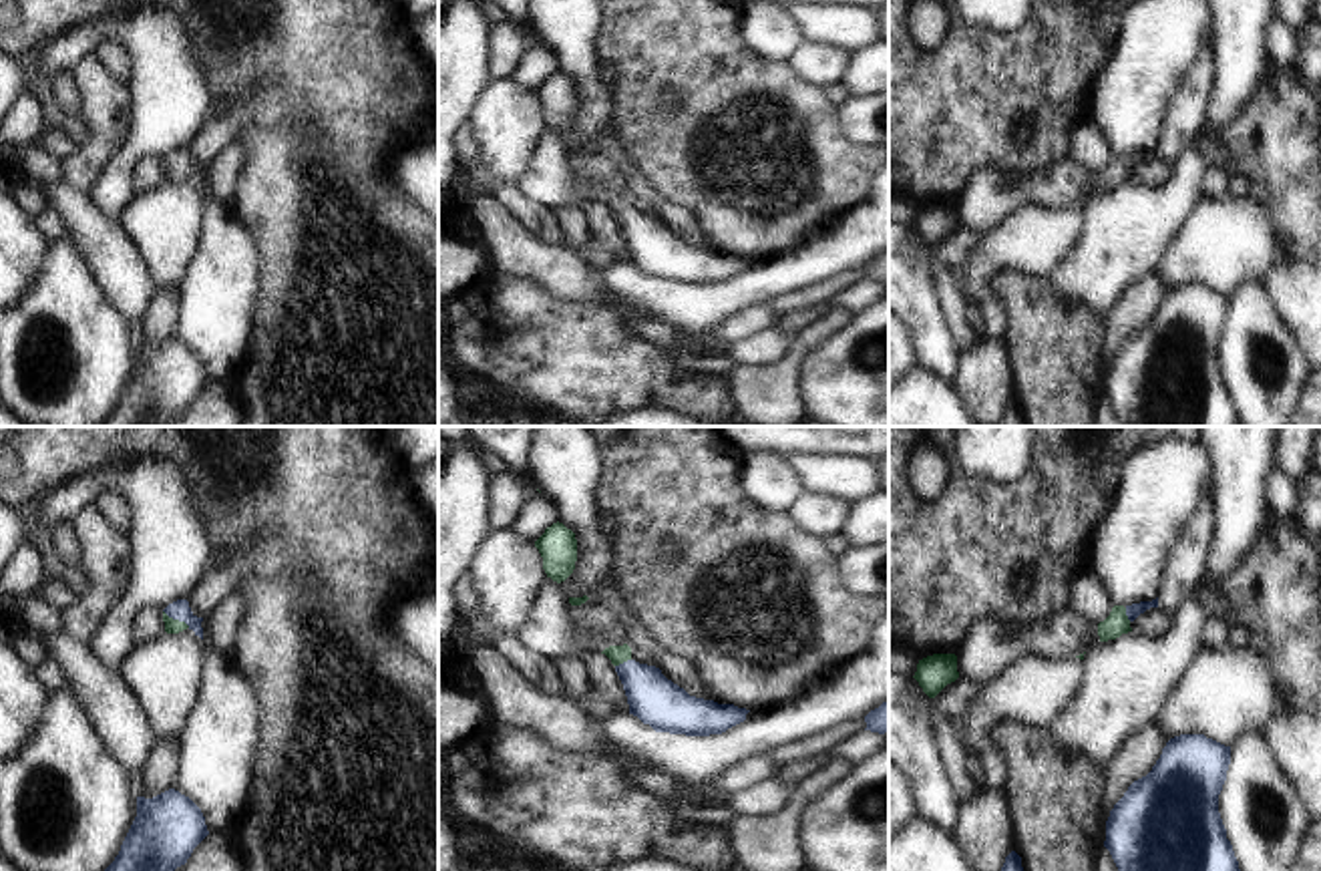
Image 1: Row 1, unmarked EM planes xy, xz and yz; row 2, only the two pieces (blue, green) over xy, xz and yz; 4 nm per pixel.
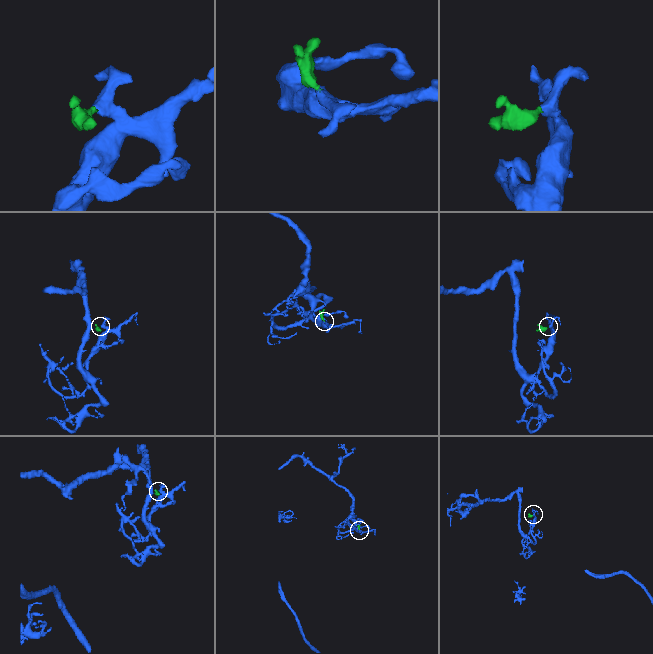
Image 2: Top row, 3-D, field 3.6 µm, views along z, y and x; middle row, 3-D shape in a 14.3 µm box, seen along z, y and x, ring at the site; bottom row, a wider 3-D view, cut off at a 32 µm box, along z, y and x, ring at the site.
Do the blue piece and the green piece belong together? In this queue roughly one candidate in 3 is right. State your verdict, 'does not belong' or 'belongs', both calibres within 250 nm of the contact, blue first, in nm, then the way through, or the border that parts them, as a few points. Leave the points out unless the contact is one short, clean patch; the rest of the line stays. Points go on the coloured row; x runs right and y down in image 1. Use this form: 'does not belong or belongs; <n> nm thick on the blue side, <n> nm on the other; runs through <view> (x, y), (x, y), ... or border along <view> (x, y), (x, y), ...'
belongs; 80 nm thick on the blue side, 60 nm on the other; runs through xy (179, 610), (177, 618), (171, 626)

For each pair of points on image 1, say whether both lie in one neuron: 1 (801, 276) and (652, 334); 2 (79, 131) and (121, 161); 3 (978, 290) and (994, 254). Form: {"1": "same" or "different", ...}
{"1": "different", "2": "different", "3": "same"}

